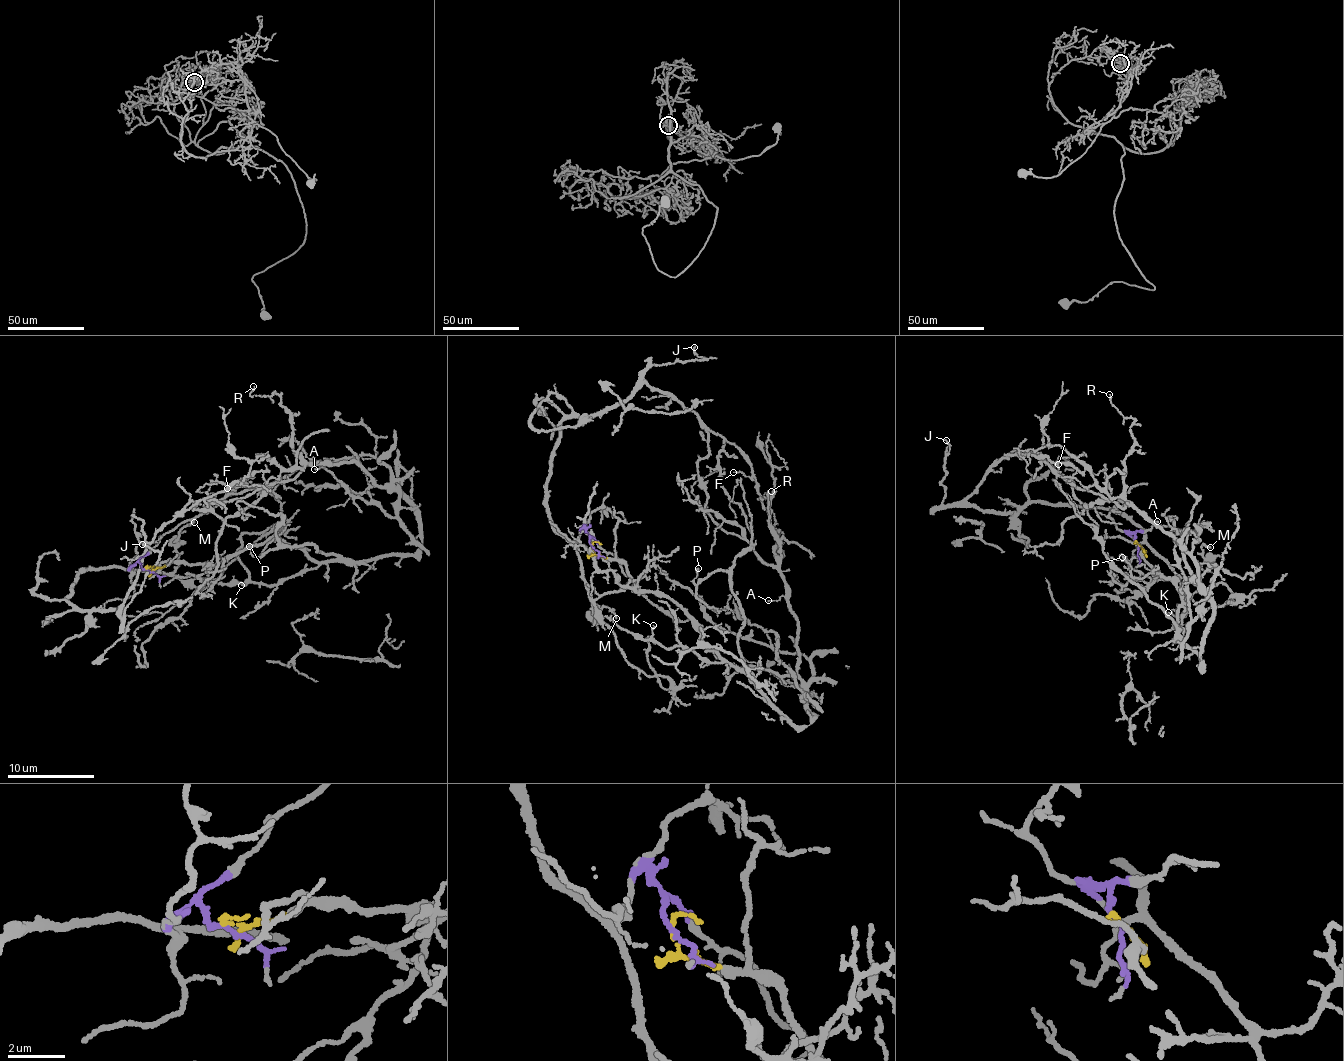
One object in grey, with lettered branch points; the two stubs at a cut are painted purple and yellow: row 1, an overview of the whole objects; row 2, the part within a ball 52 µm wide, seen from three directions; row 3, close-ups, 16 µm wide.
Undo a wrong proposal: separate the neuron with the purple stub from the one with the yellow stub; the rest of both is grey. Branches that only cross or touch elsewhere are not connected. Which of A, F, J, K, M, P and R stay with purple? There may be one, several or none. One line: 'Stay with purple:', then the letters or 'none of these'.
Stay with purple: F, J, M

